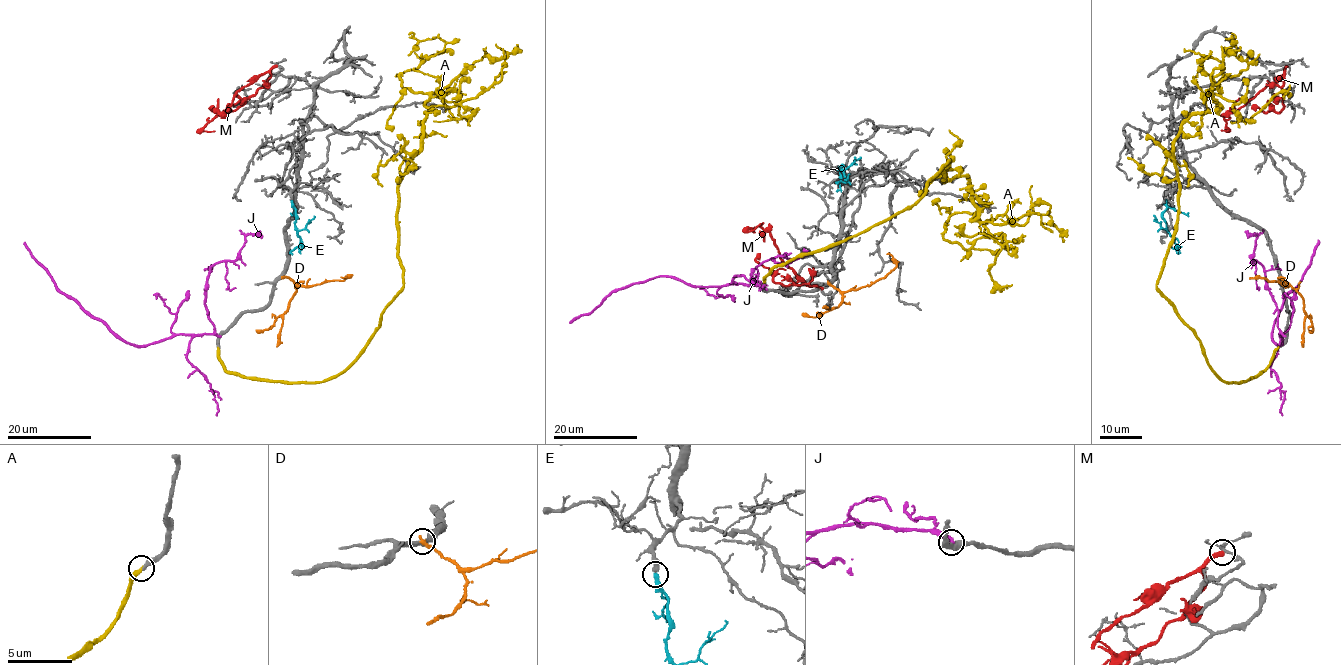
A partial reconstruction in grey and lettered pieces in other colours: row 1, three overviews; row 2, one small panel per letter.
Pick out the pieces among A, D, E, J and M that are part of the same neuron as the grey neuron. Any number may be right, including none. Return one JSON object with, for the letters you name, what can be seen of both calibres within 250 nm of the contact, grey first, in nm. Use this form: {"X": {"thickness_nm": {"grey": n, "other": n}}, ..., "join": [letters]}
{"A": {"thickness_nm": {"grey": 360, "other": 340}}, "E": {"thickness_nm": {"grey": 360, "other": 360}}, "join": ["A", "E"]}

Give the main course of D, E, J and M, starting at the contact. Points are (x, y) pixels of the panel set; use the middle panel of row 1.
D: (828, 283), (845, 292), (883, 278), (896, 265), (893, 257), (886, 254)
E: (837, 169), (841, 169), (841, 165), (846, 181), (836, 183), (838, 181)
J: (765, 289), (732, 283), (697, 286), (665, 277), (649, 278), (613, 291), (590, 313), (570, 322)
M: (822, 287), (809, 285), (785, 264), (767, 231), (759, 226), (749, 229), (754, 229), (760, 223)

